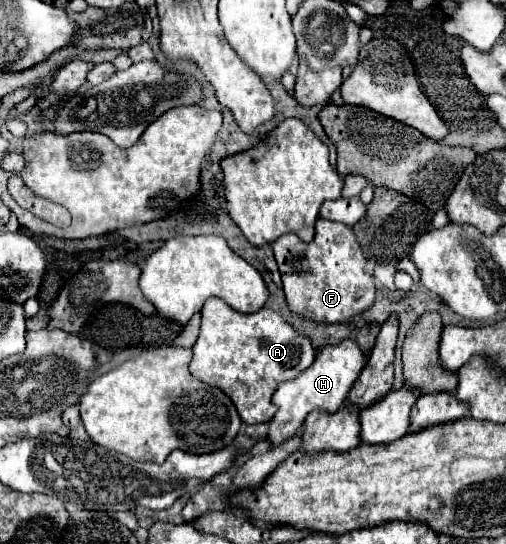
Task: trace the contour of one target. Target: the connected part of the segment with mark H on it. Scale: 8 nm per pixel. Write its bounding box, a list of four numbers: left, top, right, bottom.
[268,340,366,446]

